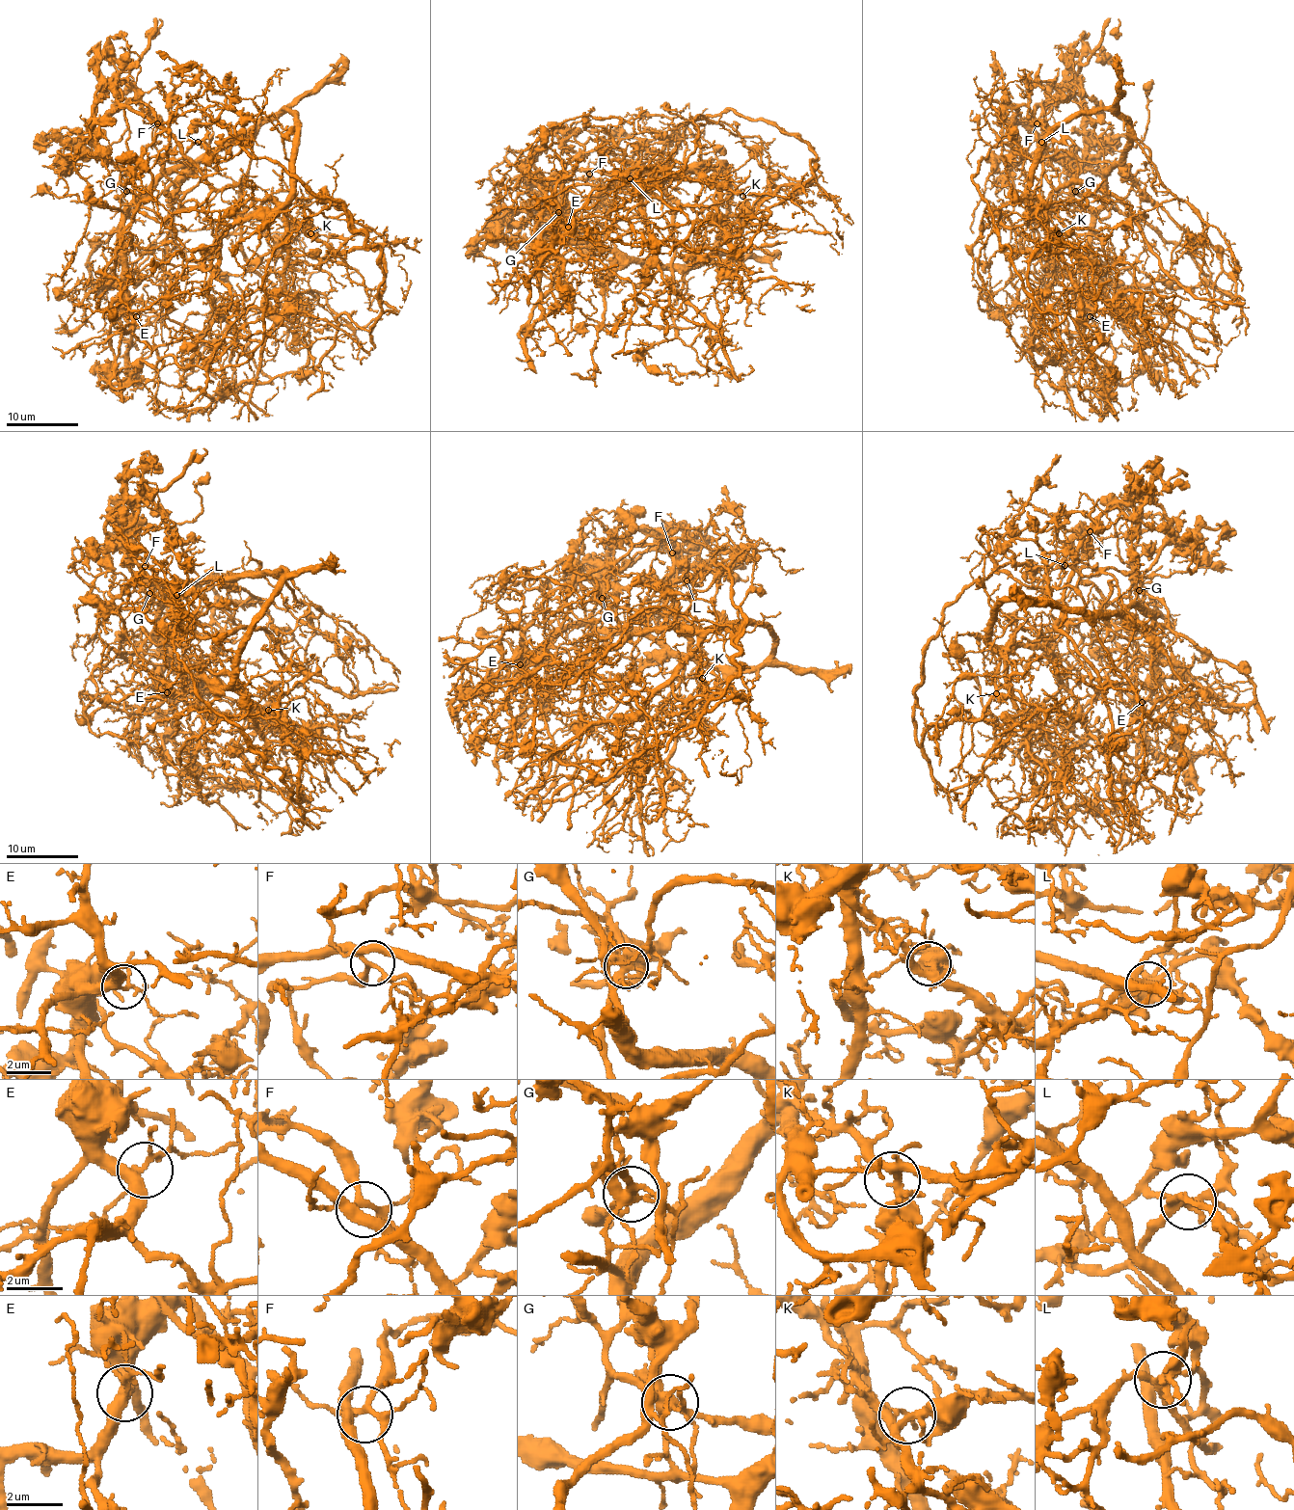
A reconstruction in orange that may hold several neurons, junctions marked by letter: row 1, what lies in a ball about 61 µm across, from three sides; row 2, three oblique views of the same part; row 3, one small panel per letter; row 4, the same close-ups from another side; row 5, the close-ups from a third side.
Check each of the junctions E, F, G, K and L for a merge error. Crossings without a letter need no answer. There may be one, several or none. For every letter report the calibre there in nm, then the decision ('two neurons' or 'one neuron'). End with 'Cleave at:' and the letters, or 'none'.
E: 280 nm | one neuron
F: 220 nm | one neuron
G: 400 nm | two neurons
K: 300 nm | one neuron
L: 280 nm | two neurons
Cleave at: G, L

